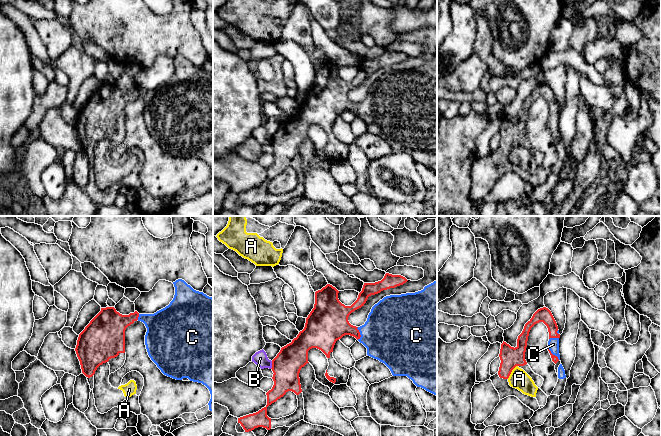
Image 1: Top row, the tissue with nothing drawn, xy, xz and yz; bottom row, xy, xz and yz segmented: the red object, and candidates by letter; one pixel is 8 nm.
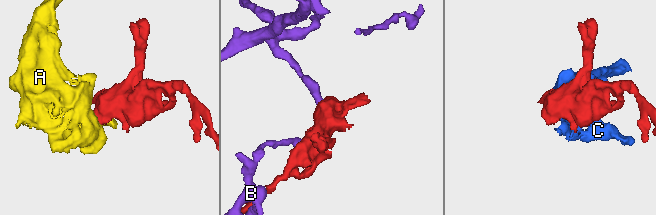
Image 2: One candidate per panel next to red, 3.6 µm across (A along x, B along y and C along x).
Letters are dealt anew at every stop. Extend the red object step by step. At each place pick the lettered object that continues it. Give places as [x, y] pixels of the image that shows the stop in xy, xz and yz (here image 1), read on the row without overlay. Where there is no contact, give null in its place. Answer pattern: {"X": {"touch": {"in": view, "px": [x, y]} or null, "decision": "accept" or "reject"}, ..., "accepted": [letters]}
{"A": {"touch": {"in": "yz", "px": [511, 147]}, "decision": "reject"}, "B": {"touch": {"in": "xz", "px": [272, 141]}, "decision": "reject"}, "C": {"touch": {"in": "xz", "px": [359, 109]}, "decision": "accept"}, "accepted": ["C"]}

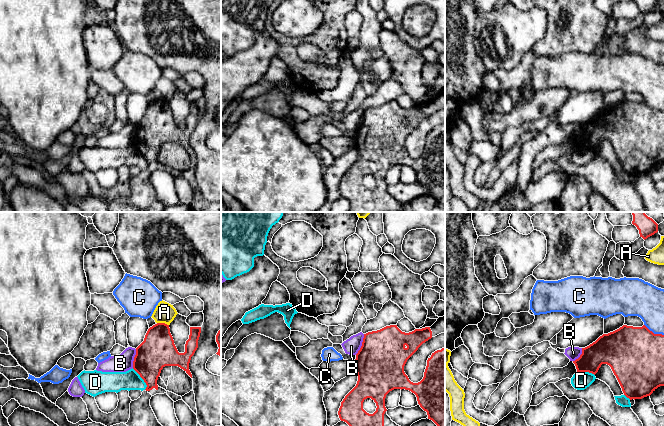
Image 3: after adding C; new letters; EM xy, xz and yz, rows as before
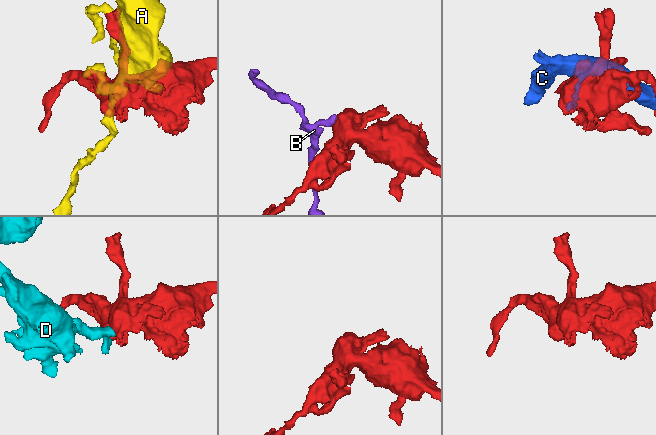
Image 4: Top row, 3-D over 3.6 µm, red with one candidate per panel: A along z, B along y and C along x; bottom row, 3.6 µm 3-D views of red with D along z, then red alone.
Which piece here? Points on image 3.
{"A": {"touch": {"in": "xy", "px": [163, 99]}, "decision": "reject"}, "B": {"touch": {"in": "xz", "px": [362, 120]}, "decision": "reject"}, "C": {"touch": {"in": "yz", "px": [653, 109]}, "decision": "reject"}, "D": {"touch": {"in": "xy", "px": [142, 154]}, "decision": "reject"}, "accepted": []}

